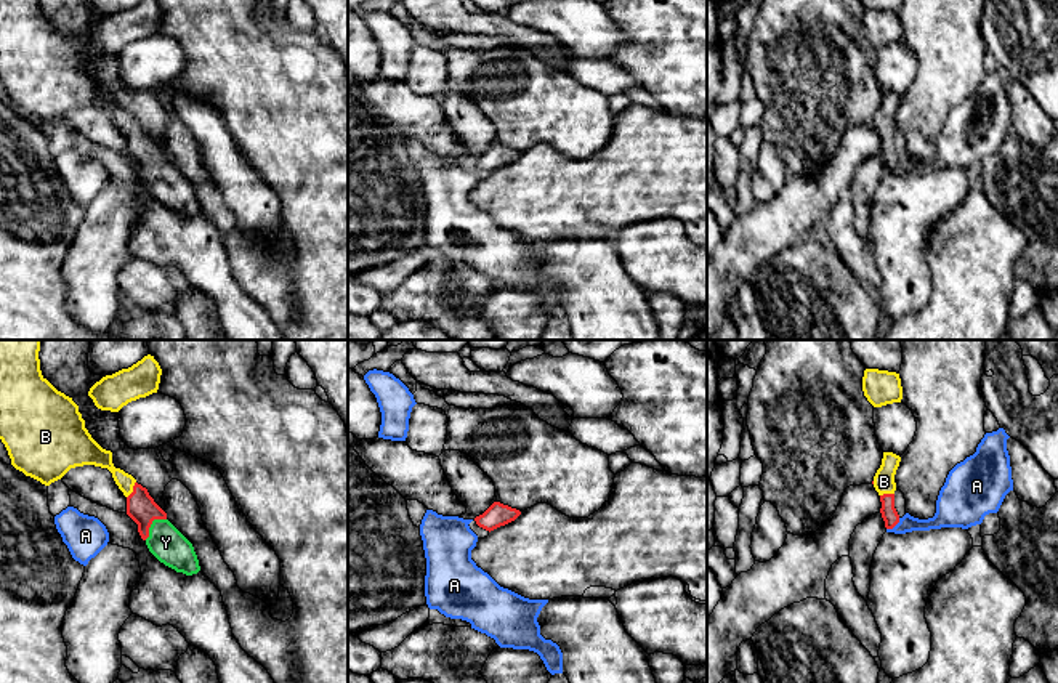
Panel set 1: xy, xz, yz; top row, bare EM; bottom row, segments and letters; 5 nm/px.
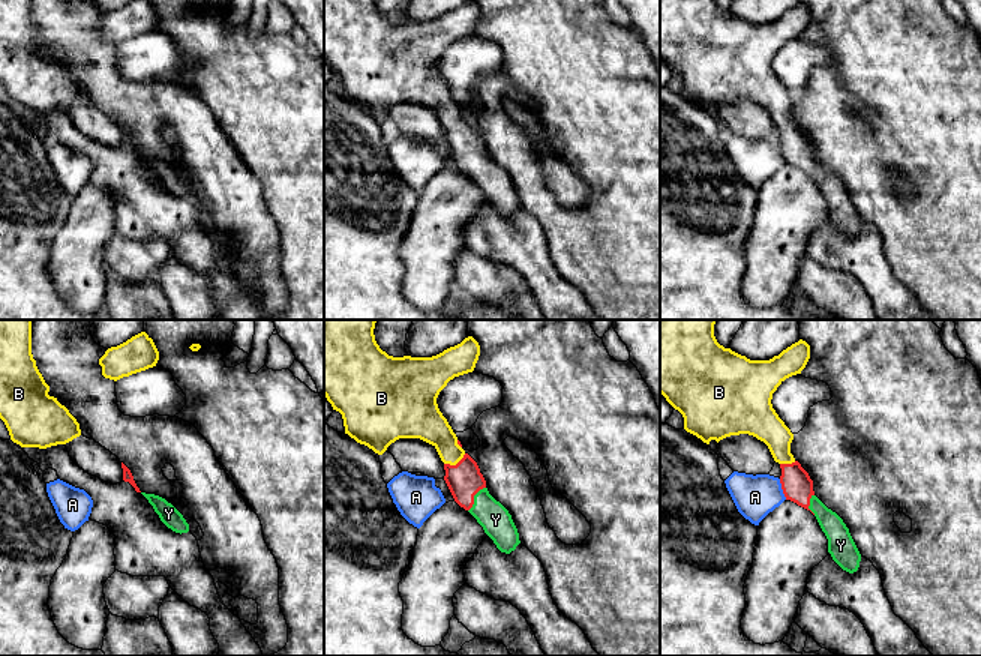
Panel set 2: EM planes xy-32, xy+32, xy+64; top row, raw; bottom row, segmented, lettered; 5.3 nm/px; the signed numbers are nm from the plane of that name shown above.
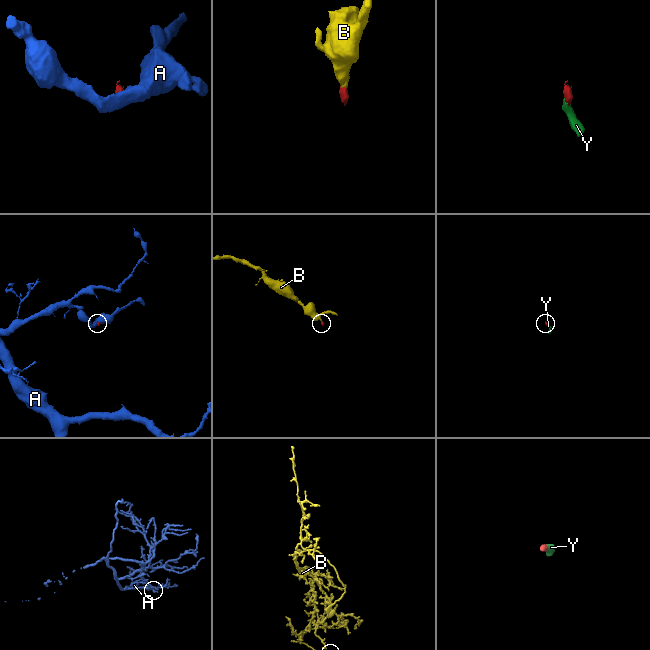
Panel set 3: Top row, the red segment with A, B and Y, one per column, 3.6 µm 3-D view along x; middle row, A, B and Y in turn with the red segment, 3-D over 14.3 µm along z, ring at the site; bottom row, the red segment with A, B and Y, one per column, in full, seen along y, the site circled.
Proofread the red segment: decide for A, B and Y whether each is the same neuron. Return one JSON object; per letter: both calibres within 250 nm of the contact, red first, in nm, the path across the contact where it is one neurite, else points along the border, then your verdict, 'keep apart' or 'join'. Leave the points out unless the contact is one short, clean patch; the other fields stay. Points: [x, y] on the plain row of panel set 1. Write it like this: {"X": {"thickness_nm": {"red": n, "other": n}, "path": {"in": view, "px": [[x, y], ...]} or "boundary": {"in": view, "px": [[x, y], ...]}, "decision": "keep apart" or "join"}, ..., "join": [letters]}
{"A": {"thickness_nm": {"red": 80, "other": 90}, "boundary": {"in": "yz", "px": [[900, 159], [887, 170]]}, "decision": "keep apart"}, "B": {"thickness_nm": {"red": 150, "other": 100}, "path": {"in": "xy", "px": [[141, 149], [133, 130], [96, 96]]}, "decision": "join"}, "Y": {"thickness_nm": {"red": 150, "other": 180}, "path": {"in": "xy", "px": [[141, 149], [151, 164], [165, 183]]}, "decision": "join"}, "join": ["B", "Y"]}

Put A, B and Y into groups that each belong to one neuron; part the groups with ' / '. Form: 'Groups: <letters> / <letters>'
Groups: A / B Y

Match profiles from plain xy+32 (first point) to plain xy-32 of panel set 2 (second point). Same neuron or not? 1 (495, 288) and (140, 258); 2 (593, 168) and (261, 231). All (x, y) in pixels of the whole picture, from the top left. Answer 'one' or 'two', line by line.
1: one
2: two

